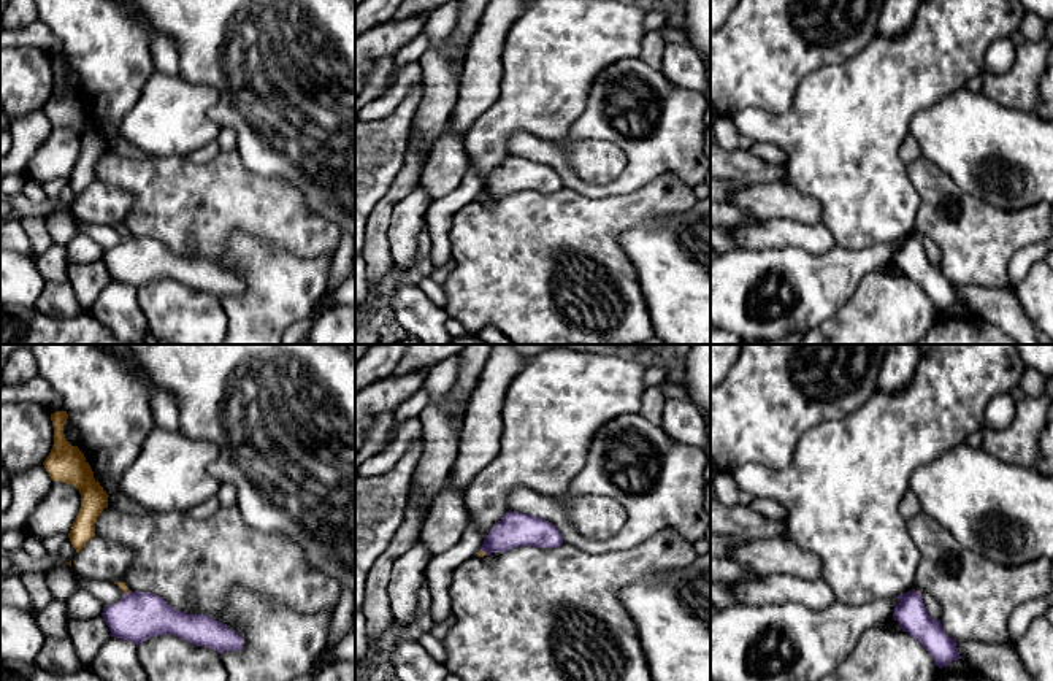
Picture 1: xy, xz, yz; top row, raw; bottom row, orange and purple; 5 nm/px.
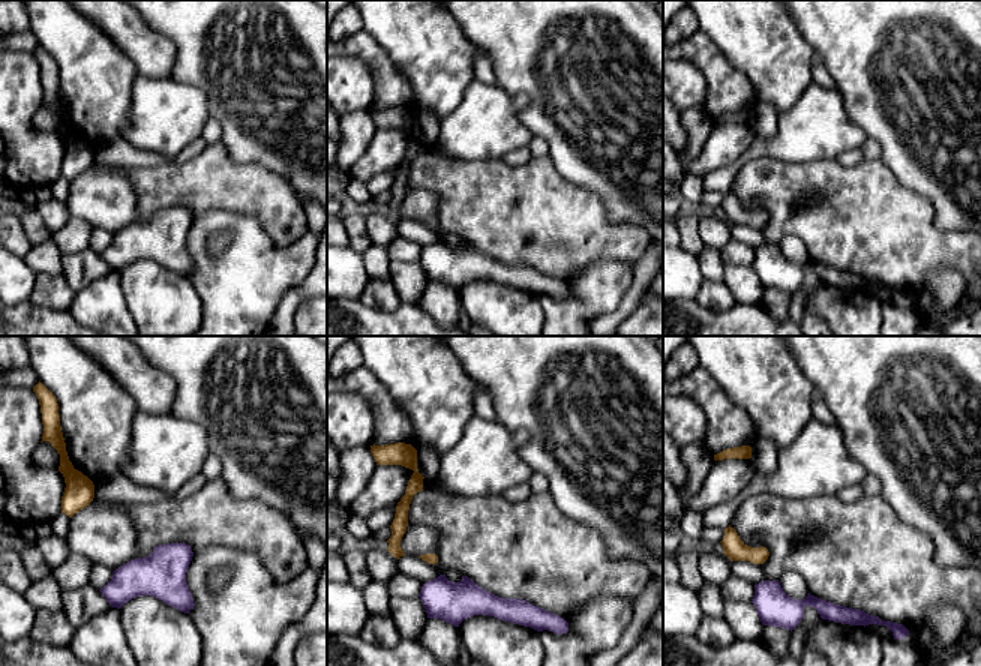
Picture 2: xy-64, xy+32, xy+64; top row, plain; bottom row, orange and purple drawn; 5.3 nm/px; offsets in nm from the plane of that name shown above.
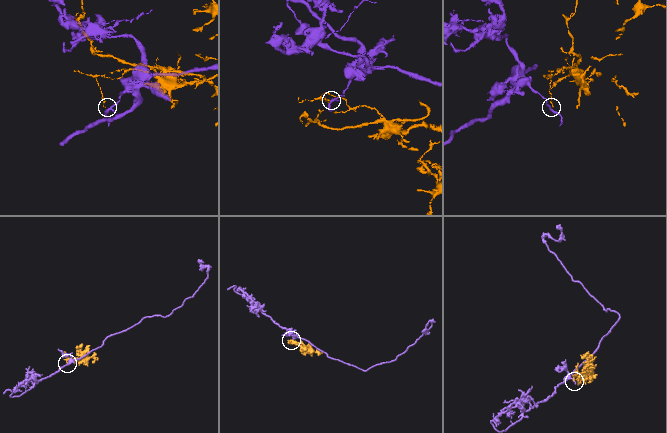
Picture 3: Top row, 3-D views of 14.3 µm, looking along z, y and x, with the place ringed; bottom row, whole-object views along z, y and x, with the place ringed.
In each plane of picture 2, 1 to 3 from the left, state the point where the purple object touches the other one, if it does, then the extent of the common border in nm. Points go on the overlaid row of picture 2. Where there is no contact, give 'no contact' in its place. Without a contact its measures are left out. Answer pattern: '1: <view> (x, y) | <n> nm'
1: no contact
2: no contact
3: no contact

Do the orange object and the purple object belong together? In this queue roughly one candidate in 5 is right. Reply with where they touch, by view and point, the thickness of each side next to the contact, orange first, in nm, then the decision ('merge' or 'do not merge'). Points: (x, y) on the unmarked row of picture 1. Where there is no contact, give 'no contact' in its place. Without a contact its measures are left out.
meets orange in xy at (127, 237); 40 nm thick on the orange side, 240 nm on the other; do not merge

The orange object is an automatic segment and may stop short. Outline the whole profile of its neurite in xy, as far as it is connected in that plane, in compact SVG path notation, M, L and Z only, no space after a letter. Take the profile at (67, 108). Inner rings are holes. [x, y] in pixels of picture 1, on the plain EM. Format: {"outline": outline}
{"outline": "M67 56L51 59L54 89L43 110L52 125L71 129L81 138L81 152L68 178L73 192L79 197L95 181L97 162L108 152L109 140L94 122L94 116L86 106L82 95L67 86L63 79L67 63Z"}

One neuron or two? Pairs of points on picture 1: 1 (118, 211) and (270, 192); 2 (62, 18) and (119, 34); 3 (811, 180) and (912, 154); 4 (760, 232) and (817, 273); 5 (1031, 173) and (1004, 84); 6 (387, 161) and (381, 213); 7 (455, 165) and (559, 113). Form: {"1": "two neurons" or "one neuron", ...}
{"1": "two neurons", "2": "one neuron", "3": "two neurons", "4": "two neurons", "5": "two neurons", "6": "two neurons", "7": "two neurons"}

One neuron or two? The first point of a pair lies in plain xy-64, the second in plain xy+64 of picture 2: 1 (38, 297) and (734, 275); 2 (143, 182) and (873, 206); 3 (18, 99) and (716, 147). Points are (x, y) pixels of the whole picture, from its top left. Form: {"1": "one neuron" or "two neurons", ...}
{"1": "one neuron", "2": "one neuron", "3": "one neuron"}

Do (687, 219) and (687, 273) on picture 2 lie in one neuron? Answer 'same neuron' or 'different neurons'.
different neurons

